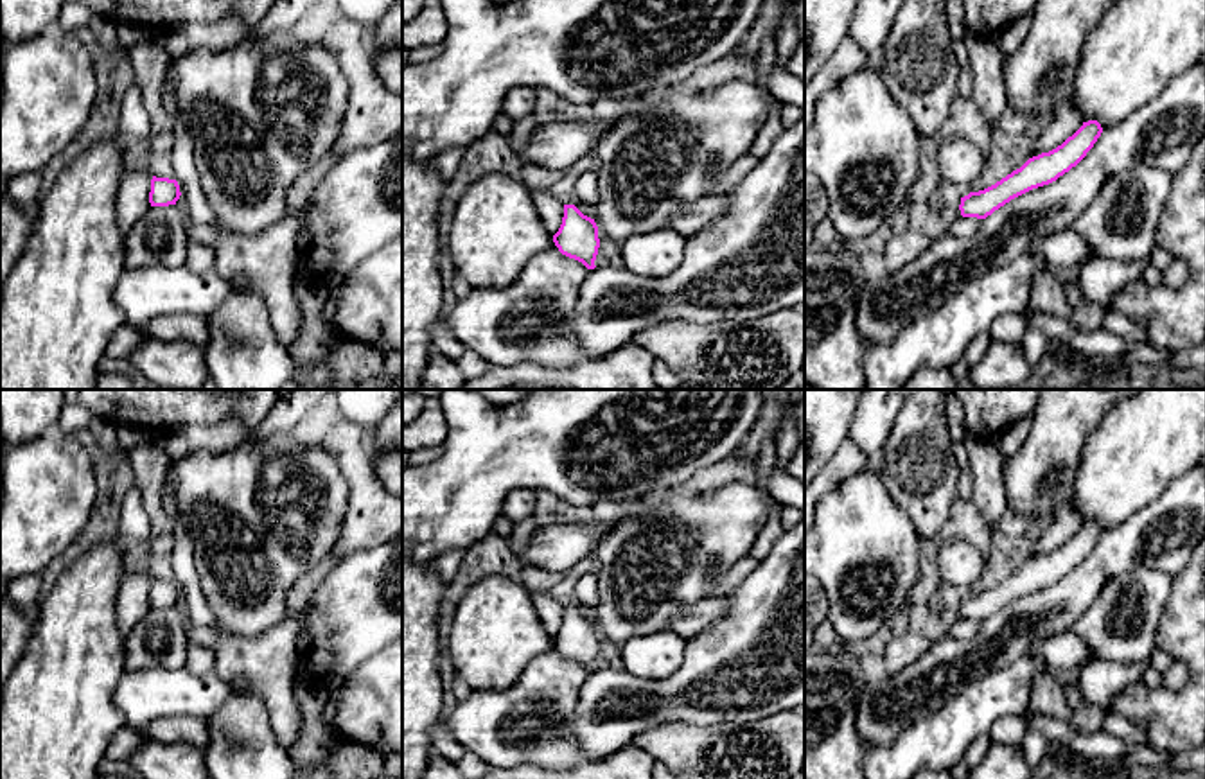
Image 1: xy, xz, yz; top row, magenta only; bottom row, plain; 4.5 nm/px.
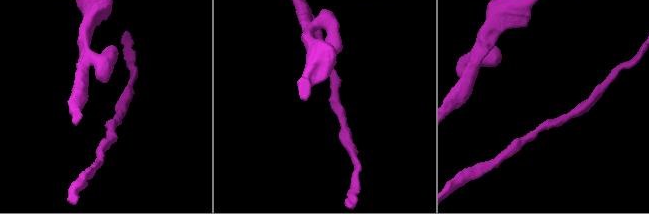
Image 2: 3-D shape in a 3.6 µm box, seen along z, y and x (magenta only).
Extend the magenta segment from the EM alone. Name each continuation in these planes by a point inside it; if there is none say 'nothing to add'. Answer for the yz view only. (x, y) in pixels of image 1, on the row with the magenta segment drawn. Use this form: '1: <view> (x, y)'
nothing to add

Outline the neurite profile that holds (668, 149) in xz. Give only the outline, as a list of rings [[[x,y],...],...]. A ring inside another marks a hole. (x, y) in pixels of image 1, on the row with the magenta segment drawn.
[[[743,79],[708,90],[686,90],[681,83],[657,86],[625,101],[625,111],[596,145],[596,226],[618,244],[638,233],[670,228],[675,214],[711,196],[720,176],[747,154],[772,102],[754,81]]]

